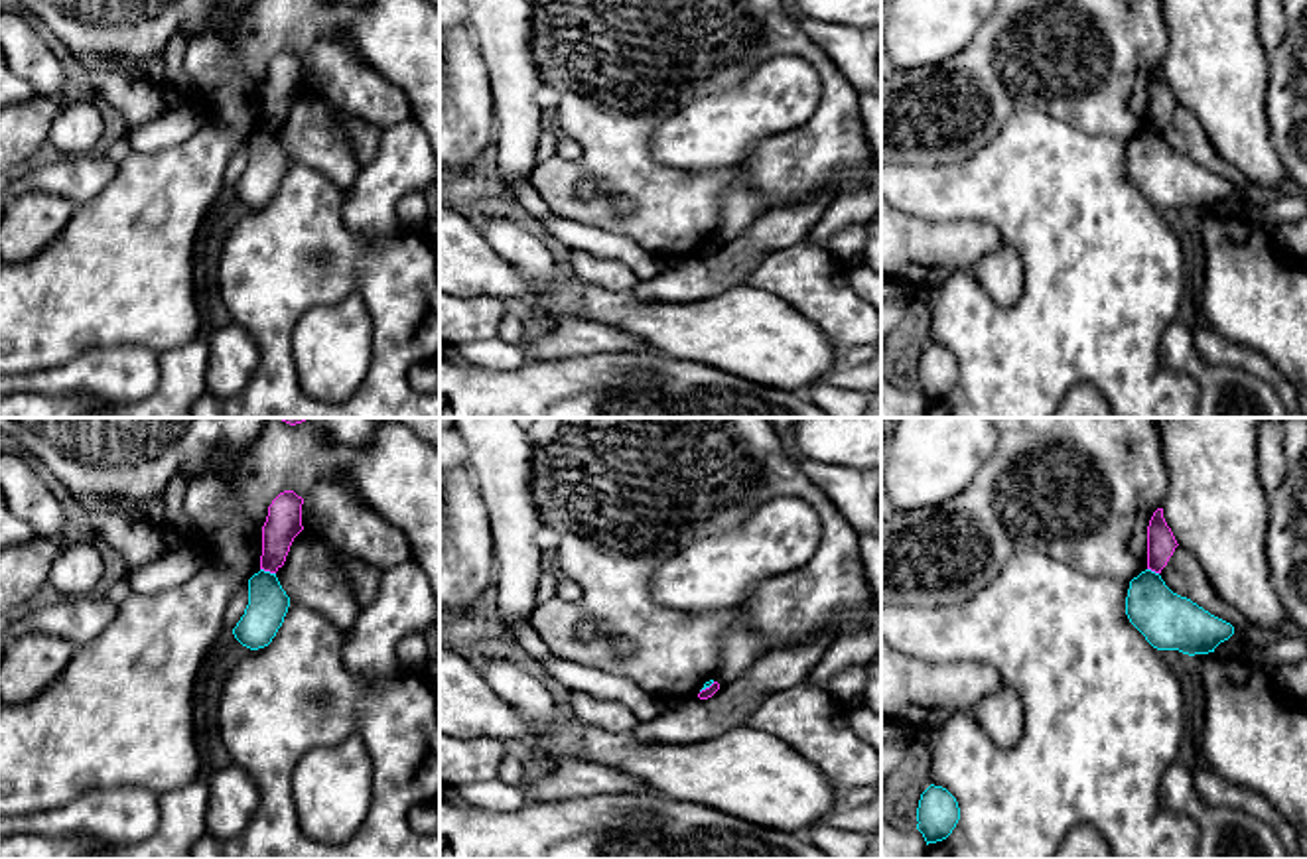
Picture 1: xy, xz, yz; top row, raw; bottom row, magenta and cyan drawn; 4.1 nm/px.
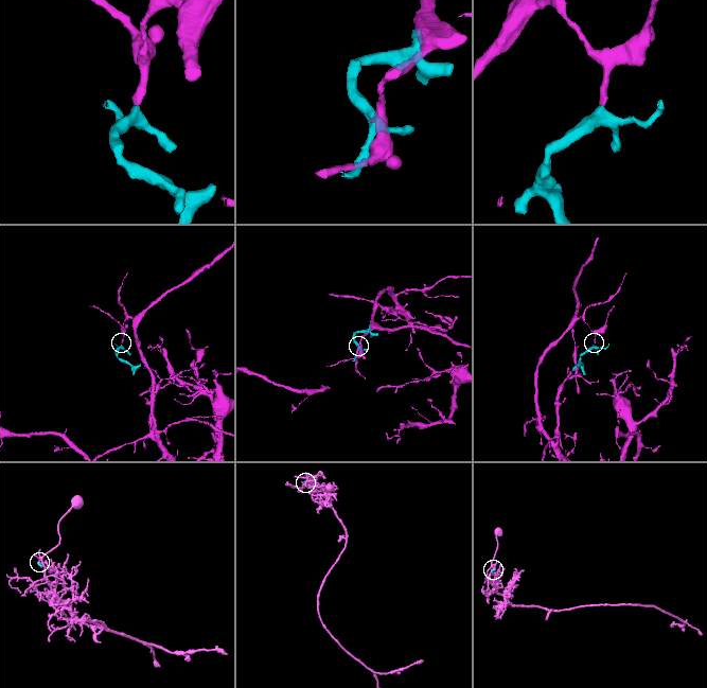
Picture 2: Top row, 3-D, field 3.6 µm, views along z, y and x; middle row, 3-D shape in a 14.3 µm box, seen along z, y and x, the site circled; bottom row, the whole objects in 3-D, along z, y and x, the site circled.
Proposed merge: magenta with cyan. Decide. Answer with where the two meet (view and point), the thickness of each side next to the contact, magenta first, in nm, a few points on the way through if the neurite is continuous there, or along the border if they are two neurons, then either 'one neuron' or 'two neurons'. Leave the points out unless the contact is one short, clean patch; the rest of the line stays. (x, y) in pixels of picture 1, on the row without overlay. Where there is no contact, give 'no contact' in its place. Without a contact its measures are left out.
xy (269, 129) | 150/160 nm | along xy (261, 127), (275, 132) | two neurons

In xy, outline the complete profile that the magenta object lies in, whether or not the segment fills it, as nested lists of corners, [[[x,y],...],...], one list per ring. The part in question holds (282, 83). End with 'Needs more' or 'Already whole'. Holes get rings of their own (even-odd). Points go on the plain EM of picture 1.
[[[284,49],[268,65],[262,85],[260,128],[276,132],[284,124],[294,97],[304,89],[302,63],[302,55],[294,49]]]. Already whole

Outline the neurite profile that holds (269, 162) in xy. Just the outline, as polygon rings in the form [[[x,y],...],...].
[[[260,128],[248,138],[248,164],[233,187],[235,197],[258,209],[272,201],[290,165],[290,156],[282,148],[276,132]]]

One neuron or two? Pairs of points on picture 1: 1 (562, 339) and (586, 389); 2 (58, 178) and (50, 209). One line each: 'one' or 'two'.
1: two
2: two

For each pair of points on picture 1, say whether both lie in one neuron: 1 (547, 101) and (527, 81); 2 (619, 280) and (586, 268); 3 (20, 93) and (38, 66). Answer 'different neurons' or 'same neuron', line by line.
1: different neurons
2: same neuron
3: different neurons

